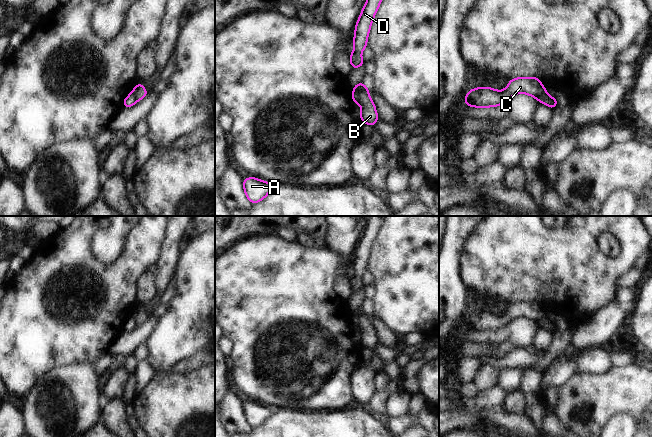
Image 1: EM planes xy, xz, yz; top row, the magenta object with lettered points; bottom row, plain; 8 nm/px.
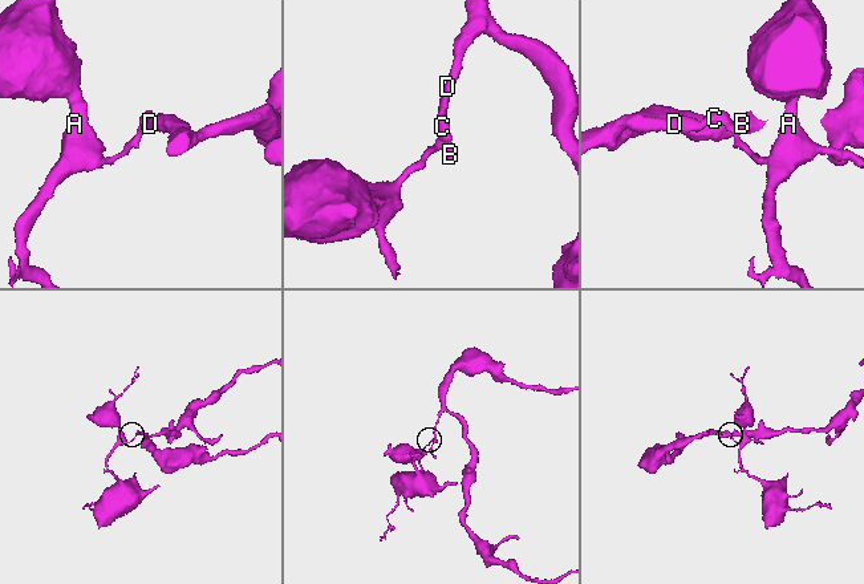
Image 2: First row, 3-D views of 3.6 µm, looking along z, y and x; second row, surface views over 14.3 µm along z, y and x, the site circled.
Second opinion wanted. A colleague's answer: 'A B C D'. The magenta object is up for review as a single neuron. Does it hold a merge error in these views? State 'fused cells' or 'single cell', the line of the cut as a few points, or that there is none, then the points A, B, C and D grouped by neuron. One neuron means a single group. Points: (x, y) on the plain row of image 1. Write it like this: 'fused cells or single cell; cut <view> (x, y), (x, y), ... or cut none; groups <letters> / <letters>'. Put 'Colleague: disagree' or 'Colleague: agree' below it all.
fused cells; cut xz (353, 314), (357, 318), (359, 326); groups A / B C D
Colleague: disagree

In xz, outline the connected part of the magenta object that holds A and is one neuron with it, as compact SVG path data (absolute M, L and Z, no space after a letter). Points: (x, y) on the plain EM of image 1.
M250 401L243 403L244 417L252 427L258 427L263 424L272 414L273 409L269 406Z

